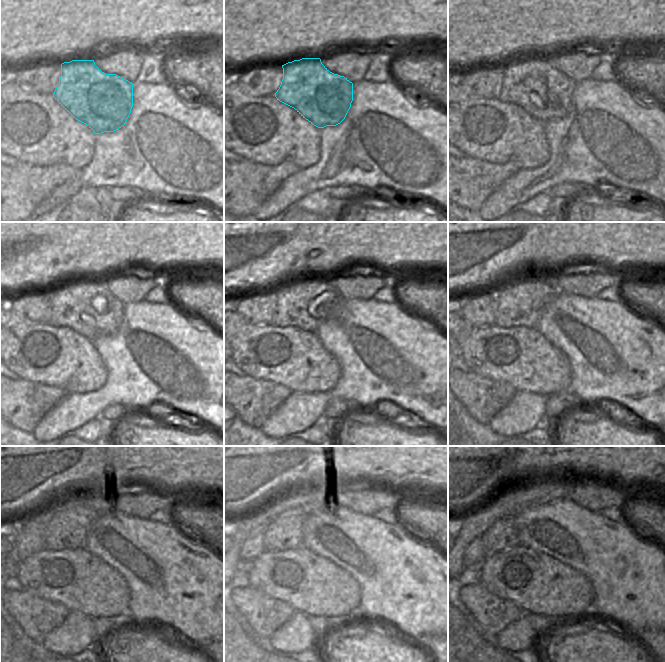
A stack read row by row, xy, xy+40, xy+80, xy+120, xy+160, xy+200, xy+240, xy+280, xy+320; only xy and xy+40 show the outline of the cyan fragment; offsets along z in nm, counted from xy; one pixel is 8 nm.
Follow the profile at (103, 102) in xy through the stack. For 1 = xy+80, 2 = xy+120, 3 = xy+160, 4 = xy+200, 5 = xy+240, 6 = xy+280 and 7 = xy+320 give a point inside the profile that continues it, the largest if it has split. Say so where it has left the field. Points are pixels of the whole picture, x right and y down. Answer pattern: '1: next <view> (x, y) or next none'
1: next xy+80 (543, 92)
2: next xy+120 (86, 306)
3: next xy+160 (306, 303)
4: next xy+200 (521, 304)
5: next xy+240 (68, 527)
6: next xy+280 (285, 532)
7: next xy+320 (501, 535)

